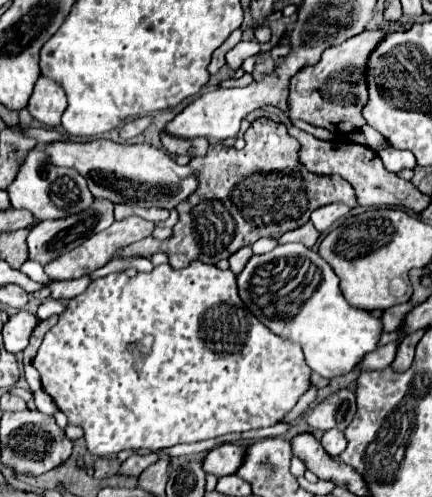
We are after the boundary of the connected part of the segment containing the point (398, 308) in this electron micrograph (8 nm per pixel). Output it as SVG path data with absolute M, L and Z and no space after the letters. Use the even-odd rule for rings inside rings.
M409 303L393 305L393 307L385 309L385 311L383 311L383 315L381 315L383 331L397 331L397 329L399 329L399 325L401 325L401 321L403 321L403 317L405 317L405 313L407 313L407 311L411 311L411 309L413 309L413 305L409 305Z

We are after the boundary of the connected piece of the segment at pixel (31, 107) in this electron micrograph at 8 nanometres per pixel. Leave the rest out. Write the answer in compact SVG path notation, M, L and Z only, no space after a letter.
M39 77L39 81L35 83L35 91L27 103L27 111L31 113L31 117L35 117L47 127L59 127L65 109L67 97L63 89L51 79Z

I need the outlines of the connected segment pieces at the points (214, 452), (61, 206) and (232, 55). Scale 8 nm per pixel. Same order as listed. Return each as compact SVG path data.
M223 443L215 449L211 449L203 457L205 473L213 473L215 477L233 475L243 461L243 453L245 453L245 447L243 445L233 445L233 443Z
M41 145L31 149L27 153L25 163L21 165L15 181L7 187L9 199L13 209L27 209L35 217L35 221L45 221L45 219L63 219L81 211L87 211L93 203L95 197L89 191L85 179L69 169L69 167L57 167L53 165L47 155L41 151Z
M241 41L237 43L229 53L227 53L227 65L231 69L239 69L243 65L243 61L255 53L259 53L259 43L257 41Z

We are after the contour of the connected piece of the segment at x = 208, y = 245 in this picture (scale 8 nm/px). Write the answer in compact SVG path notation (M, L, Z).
M267 117L255 119L249 129L245 131L245 149L237 151L235 147L227 145L211 145L205 157L191 159L189 165L197 171L197 191L193 191L187 199L183 199L177 205L179 223L173 227L173 237L169 241L157 241L153 237L137 241L129 247L125 247L117 257L129 257L129 255L141 255L151 257L157 251L163 251L169 255L169 263L173 267L187 267L193 259L199 259L203 263L217 263L219 259L229 259L237 249L245 245L253 245L261 237L275 237L279 239L283 233L301 227L309 221L309 215L323 205L329 205L333 201L341 201L349 207L357 207L357 195L345 179L339 175L315 175L307 171L297 161L299 143L287 133L287 127L283 123L275 123Z

